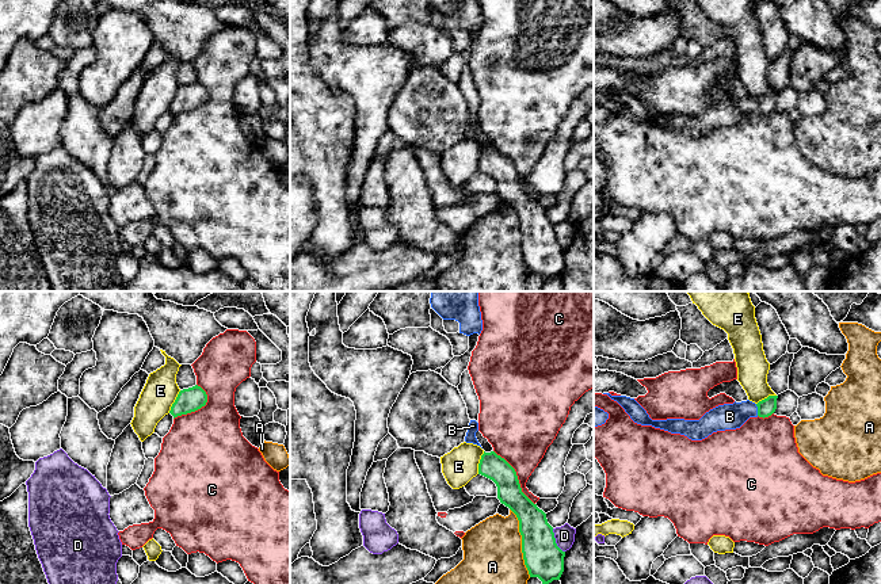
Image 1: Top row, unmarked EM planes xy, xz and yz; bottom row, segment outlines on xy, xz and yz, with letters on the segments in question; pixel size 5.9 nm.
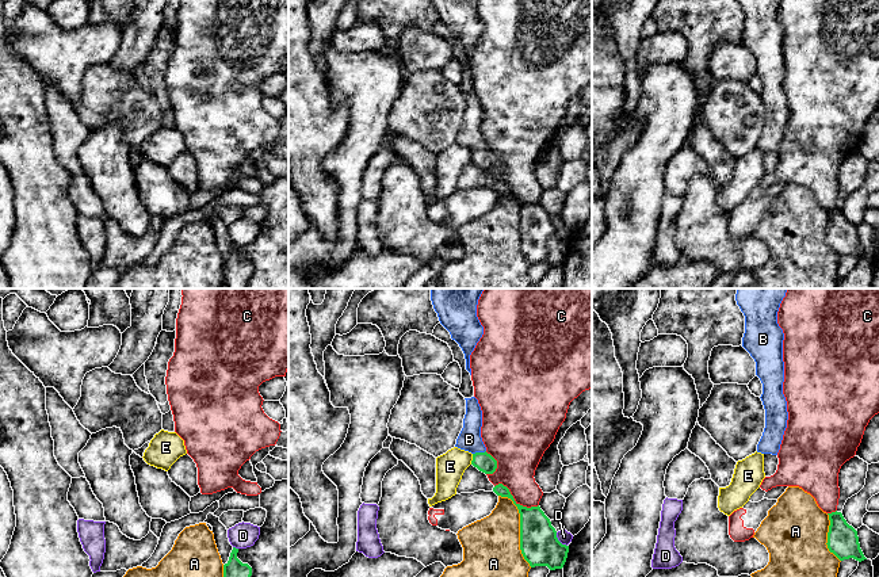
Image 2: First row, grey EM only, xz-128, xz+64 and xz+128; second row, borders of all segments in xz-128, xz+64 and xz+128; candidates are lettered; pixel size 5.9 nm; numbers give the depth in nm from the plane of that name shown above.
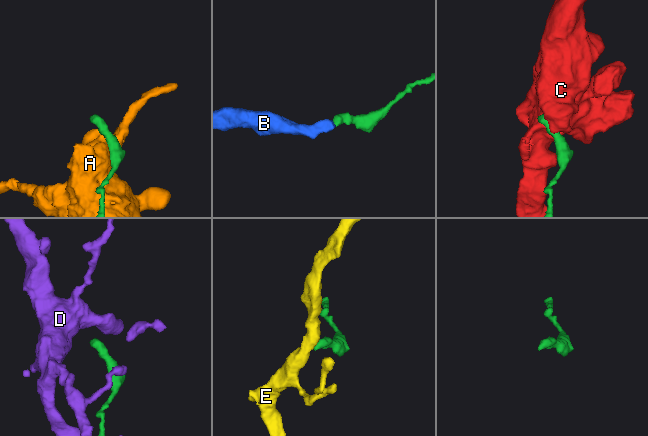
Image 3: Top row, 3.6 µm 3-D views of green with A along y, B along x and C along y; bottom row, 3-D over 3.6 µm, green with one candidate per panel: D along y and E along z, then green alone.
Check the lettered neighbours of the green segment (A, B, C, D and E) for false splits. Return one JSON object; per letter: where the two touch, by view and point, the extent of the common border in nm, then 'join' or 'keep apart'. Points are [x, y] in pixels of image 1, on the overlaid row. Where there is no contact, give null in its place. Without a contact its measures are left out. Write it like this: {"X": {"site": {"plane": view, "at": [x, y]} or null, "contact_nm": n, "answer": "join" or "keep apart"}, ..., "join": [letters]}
{"A": {"site": {"plane": "xz", "at": [522, 542]}, "contact_nm": 420, "answer": "keep apart"}, "B": {"site": {"plane": "yz", "at": [758, 409]}, "contact_nm": 70, "answer": "join"}, "C": {"site": {"plane": "xz", "at": [517, 477]}, "contact_nm": 400, "answer": "keep apart"}, "D": {"site": {"plane": "xz", "at": [555, 541]}, "contact_nm": 160, "answer": "keep apart"}, "E": {"site": {"plane": "xy", "at": [175, 401]}, "contact_nm": 150, "answer": "keep apart"}, "join": ["B"]}

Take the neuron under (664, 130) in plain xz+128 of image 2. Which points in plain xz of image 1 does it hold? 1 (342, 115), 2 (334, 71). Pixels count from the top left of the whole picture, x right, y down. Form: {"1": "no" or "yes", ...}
{"1": "no", "2": "yes"}

